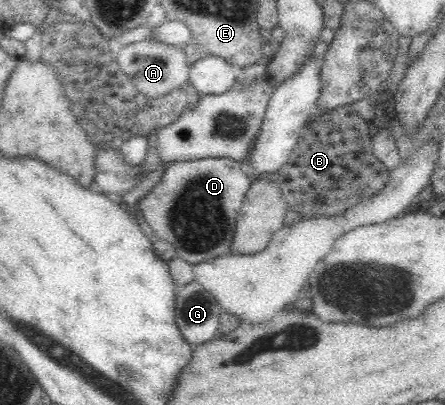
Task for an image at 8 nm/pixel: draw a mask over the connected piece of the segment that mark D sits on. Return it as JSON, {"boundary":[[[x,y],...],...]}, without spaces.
{"boundary":[[[213,157],[205,158],[193,161],[182,162],[163,162],[164,173],[161,175],[160,181],[153,187],[153,190],[147,193],[147,195],[138,201],[138,208],[141,211],[141,215],[145,218],[145,221],[151,226],[156,238],[171,243],[175,248],[176,257],[188,261],[189,264],[199,264],[212,258],[217,258],[223,255],[229,254],[231,242],[233,242],[235,236],[235,228],[237,216],[240,209],[243,207],[243,201],[245,199],[247,190],[251,185],[251,178],[246,174],[245,169],[242,167],[242,163],[229,158]]]}

